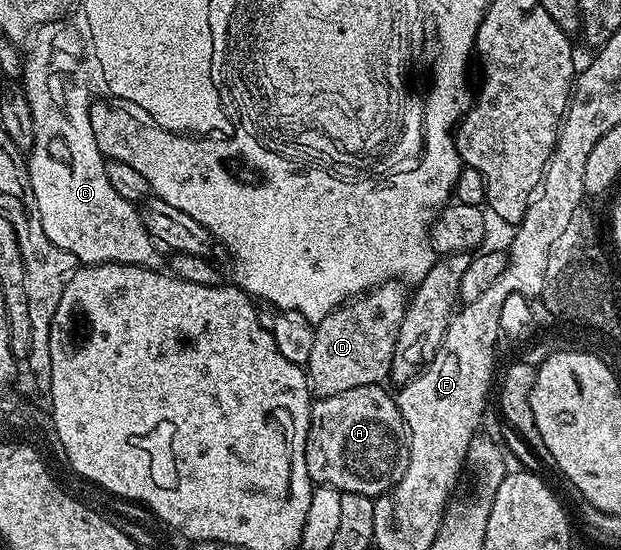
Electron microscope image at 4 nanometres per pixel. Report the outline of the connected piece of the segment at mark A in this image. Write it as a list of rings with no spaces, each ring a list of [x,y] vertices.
[[[382,384],[356,386],[344,394],[317,397],[310,406],[310,429],[306,435],[308,474],[315,485],[377,498],[390,491],[406,468],[404,433],[406,423],[398,410],[398,401],[385,392]]]

